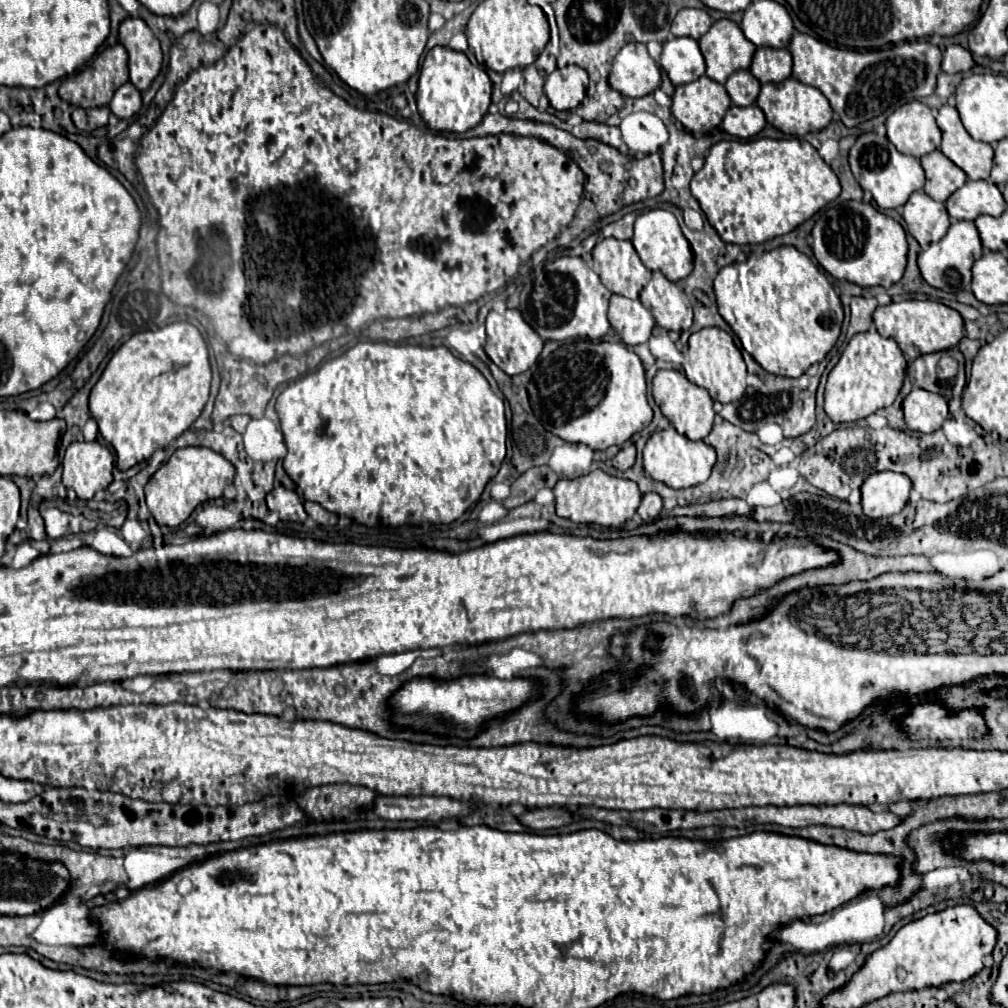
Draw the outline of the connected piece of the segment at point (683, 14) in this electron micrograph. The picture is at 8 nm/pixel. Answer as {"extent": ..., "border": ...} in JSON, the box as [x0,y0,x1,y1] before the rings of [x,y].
{"extent":[672,9,712,39],"border":[[[682,9],[672,21],[672,35],[674,37],[692,37],[700,39],[712,25],[710,15],[704,9]]]}

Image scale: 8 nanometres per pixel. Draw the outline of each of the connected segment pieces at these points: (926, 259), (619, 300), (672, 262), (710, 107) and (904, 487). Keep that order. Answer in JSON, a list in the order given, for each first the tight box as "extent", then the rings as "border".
[{"extent":[918,221,982,293],"border":[[[954,221],[948,229],[948,233],[936,241],[936,243],[930,243],[928,249],[924,249],[920,255],[918,255],[918,269],[920,269],[920,275],[924,277],[924,281],[936,289],[942,289],[942,291],[948,291],[948,293],[958,293],[962,289],[968,289],[970,287],[970,269],[972,269],[972,263],[982,255],[980,251],[980,235],[978,235],[978,229],[972,221]]]},{"extent":[608,295,654,347],"border":[[[622,295],[610,297],[608,321],[620,339],[632,347],[646,343],[654,329],[654,317],[650,311],[640,301],[632,301]]]},{"extent":[632,209,692,281],"border":[[[652,209],[642,213],[634,223],[632,245],[640,255],[642,263],[650,271],[660,271],[668,281],[680,281],[692,273],[692,249],[680,231],[676,217],[664,209]]]},{"extent":[670,75,730,133],"border":[[[702,75],[692,83],[676,87],[670,109],[686,131],[706,133],[722,123],[730,105],[726,89],[718,81]]]},{"extent":[862,471,912,519],"border":[[[882,471],[872,473],[864,479],[862,491],[862,511],[870,519],[890,517],[902,511],[908,501],[912,483],[902,473]]]}]

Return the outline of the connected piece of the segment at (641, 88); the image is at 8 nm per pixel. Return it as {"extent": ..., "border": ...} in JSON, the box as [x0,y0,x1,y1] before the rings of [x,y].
{"extent":[608,43,660,99],"border":[[[628,43],[614,57],[608,81],[624,97],[636,99],[660,87],[660,69],[644,43]]]}

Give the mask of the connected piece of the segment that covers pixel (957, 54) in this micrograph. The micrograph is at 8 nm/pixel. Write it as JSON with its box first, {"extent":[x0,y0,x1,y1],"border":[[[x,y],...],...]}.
{"extent":[942,45,974,73],"border":[[[950,45],[944,51],[944,59],[942,59],[942,71],[946,73],[960,73],[960,71],[968,71],[974,65],[972,53],[960,45]]]}

